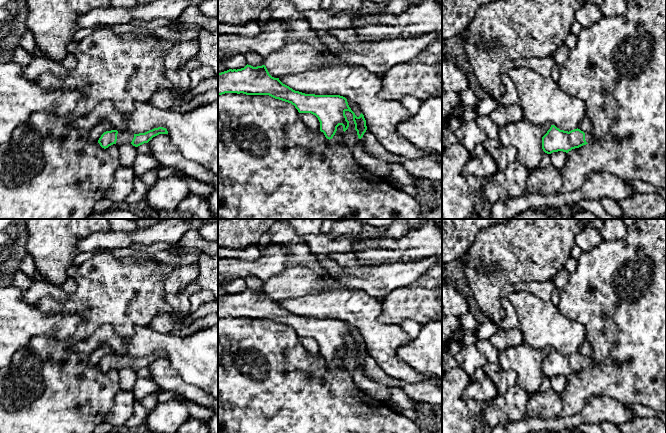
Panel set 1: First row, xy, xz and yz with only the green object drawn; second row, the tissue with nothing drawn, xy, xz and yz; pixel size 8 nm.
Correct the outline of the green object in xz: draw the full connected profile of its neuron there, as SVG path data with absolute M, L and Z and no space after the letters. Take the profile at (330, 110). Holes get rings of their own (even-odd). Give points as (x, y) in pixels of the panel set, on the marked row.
M246 65L241 69L229 69L218 73L218 95L225 93L243 93L246 95L269 95L295 106L299 113L311 113L320 122L320 131L327 139L332 139L339 125L343 126L340 134L341 144L345 146L345 131L349 127L346 111L353 114L358 140L352 150L356 163L373 175L381 178L389 177L388 161L366 153L361 138L367 130L366 120L361 113L359 117L351 110L347 99L340 95L315 95L295 91L283 84L279 78L272 77L266 66L253 67Z

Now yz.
M551 125L550 129L542 137L542 149L547 154L558 151L568 153L572 149L594 142L595 139L592 133L584 133L578 128L568 132Z

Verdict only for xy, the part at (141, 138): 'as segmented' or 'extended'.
extended

